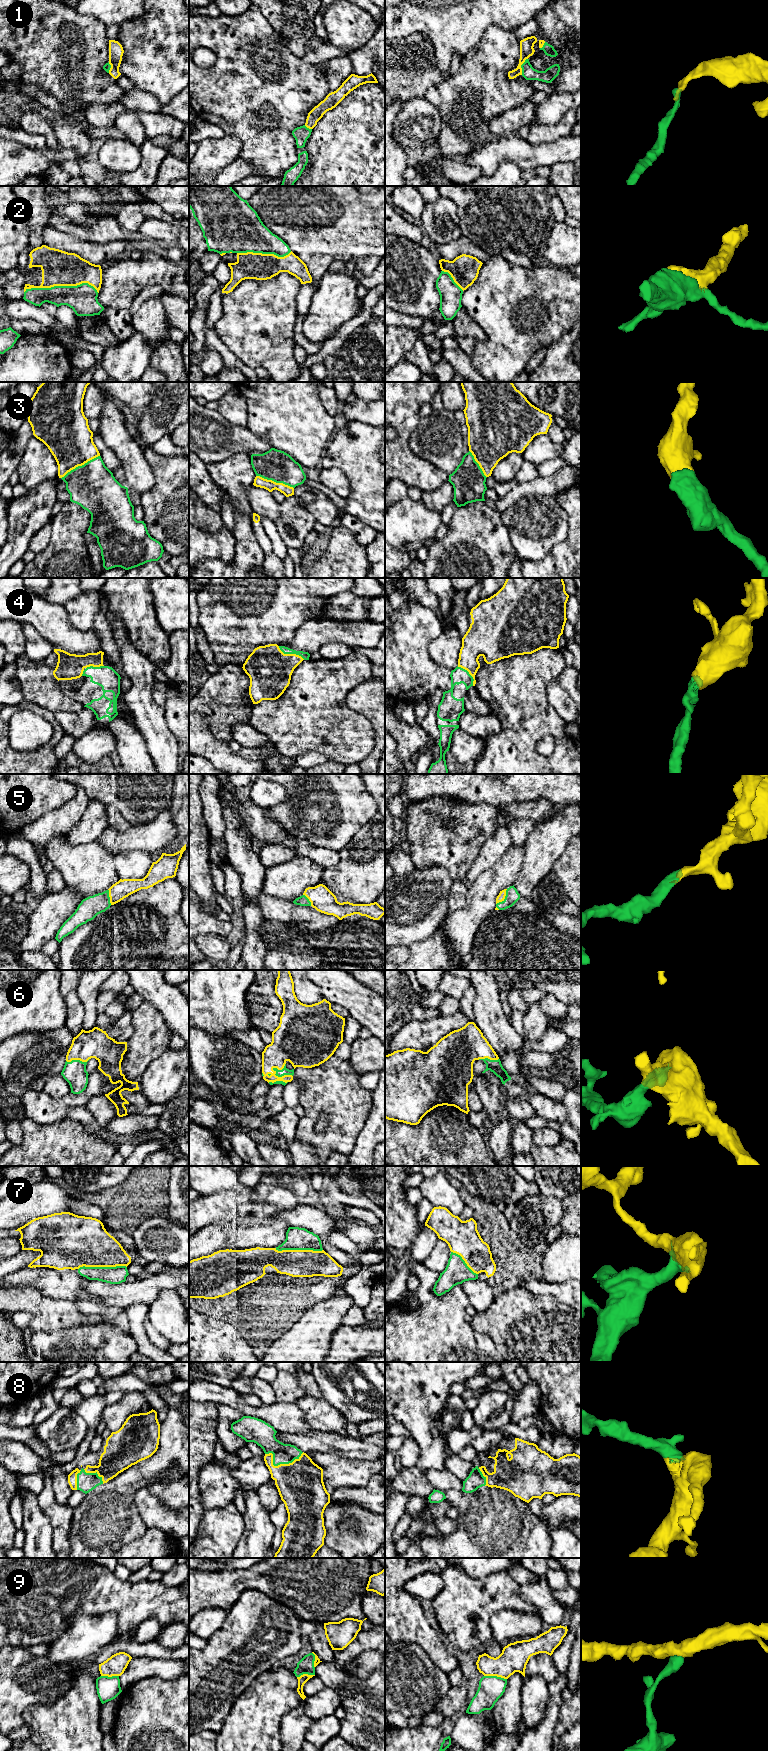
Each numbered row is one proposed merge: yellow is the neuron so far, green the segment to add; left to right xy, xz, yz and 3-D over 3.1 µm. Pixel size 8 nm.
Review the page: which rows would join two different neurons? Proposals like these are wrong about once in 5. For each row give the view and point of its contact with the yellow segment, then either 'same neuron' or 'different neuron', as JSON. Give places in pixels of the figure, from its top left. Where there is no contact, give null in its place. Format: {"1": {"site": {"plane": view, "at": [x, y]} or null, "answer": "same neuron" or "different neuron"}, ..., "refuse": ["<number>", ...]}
{"1": {"site": {"plane": "yz", "at": [520, 66]}, "answer": "same neuron"}, "2": {"site": {"plane": "xy", "at": [61, 285]}, "answer": "same neuron"}, "3": {"site": {"plane": "xy", "at": [80, 465]}, "answer": "same neuron"}, "4": {"site": {"plane": "xz", "at": [291, 654]}, "answer": "same neuron"}, "5": {"site": {"plane": "yz", "at": [504, 898]}, "answer": "same neuron"}, "6": {"site": {"plane": "xz", "at": [282, 1076]}, "answer": "same neuron"}, "7": {"site": {"plane": "xy", "at": [102, 1266]}, "answer": "same neuron"}, "8": {"site": {"plane": "xz", "at": [280, 1464]}, "answer": "same neuron"}, "9": {"site": {"plane": "yz", "at": [495, 1675]}, "answer": "different neuron"}, "refuse": ["9"]}

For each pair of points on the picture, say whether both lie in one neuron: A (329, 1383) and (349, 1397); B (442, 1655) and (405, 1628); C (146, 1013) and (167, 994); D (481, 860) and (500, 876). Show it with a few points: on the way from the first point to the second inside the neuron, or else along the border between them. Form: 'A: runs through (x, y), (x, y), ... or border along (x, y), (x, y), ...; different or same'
A: runs through (334, 1386), (344, 1394); same
B: runs through (433, 1646), (414, 1628); same
C: border along (143, 999), (160, 1013), (167, 1026); different
D: border along (506, 851), (494, 864), (484, 869), (471, 882); different

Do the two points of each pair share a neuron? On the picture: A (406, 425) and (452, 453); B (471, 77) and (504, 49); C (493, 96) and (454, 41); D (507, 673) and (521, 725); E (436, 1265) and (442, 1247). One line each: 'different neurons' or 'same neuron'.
A: different neurons
B: same neuron
C: different neurons
D: same neuron
E: same neuron

